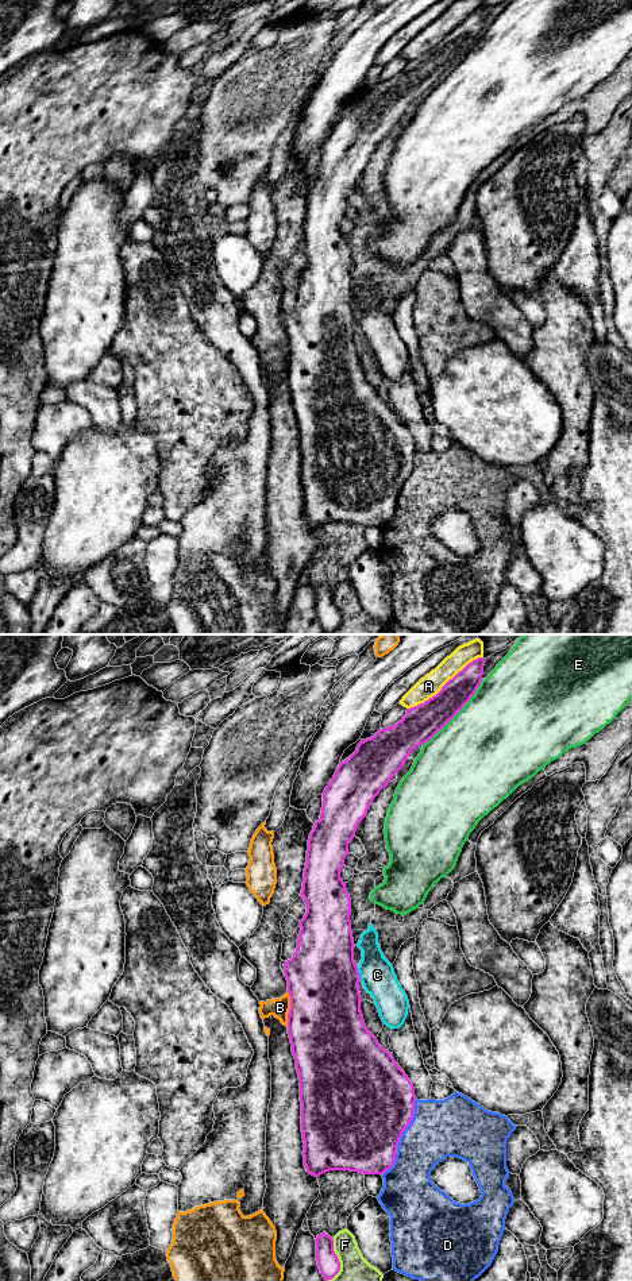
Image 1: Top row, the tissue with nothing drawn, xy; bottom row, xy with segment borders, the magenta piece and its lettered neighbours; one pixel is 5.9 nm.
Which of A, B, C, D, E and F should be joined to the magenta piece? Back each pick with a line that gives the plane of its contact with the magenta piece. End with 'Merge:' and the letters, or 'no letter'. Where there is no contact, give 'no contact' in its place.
Merge: no letter

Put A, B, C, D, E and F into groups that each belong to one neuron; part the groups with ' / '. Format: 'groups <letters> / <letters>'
groups A / B / C / D / E / F

